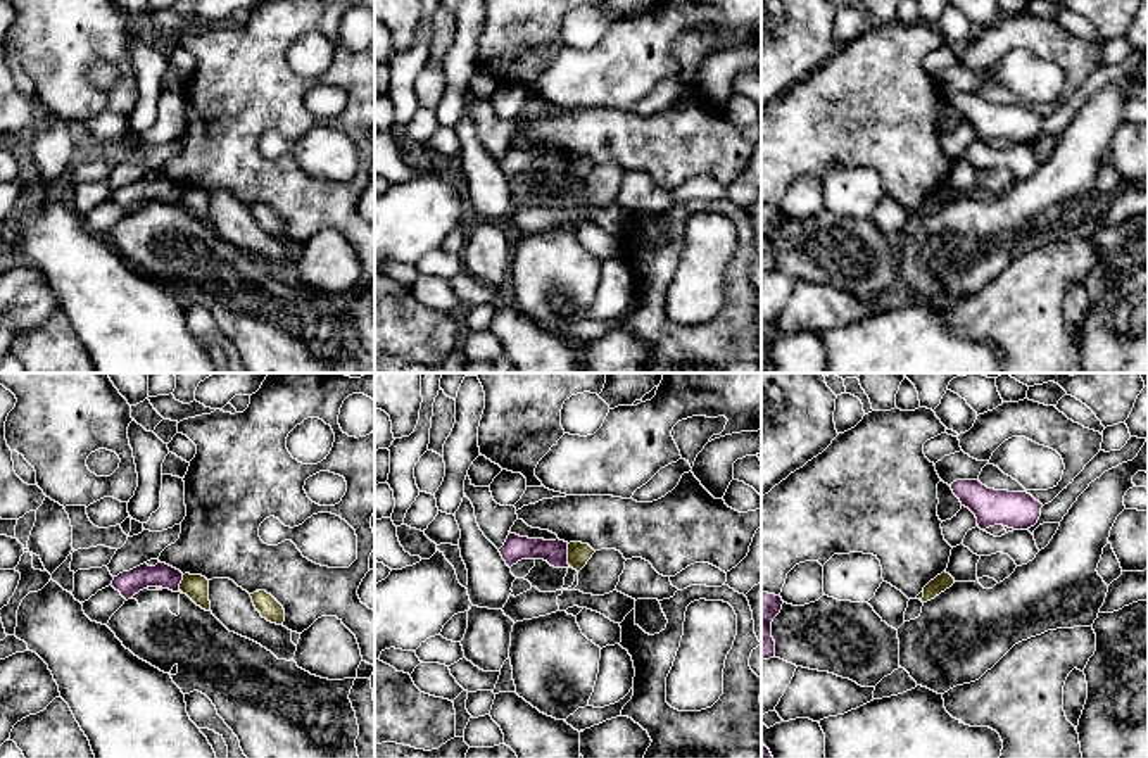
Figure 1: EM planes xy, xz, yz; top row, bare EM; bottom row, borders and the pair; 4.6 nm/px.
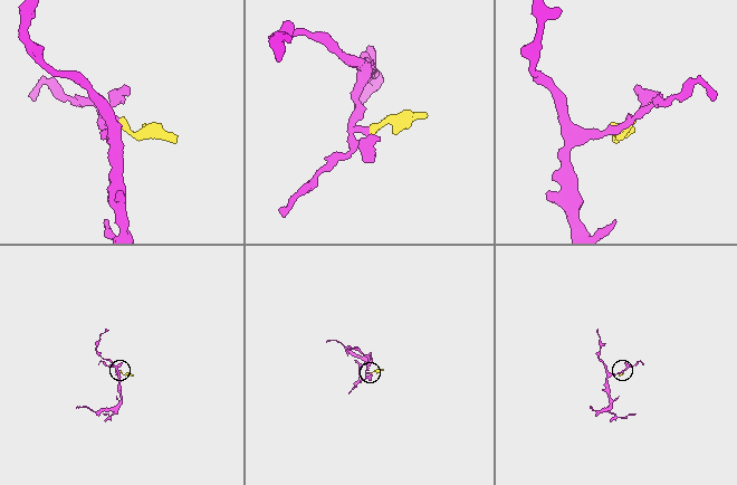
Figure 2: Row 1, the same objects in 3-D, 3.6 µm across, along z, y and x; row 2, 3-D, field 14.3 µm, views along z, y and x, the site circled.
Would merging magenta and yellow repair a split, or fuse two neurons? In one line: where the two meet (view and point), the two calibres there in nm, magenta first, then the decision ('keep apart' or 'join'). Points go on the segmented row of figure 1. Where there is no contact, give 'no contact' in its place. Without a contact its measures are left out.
meets magenta in xz at (567, 555); 120 nm thick on the magenta side, 100 nm on the other; keep apart

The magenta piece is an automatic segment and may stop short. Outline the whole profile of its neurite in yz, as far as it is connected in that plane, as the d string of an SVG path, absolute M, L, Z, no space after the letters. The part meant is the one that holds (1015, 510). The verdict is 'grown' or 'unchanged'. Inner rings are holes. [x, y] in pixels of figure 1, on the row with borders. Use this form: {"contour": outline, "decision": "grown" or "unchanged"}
{"contour": "M956 480L949 487L962 506L975 515L981 530L994 525L1027 530L1041 516L1043 504L1027 492L994 490L979 480Z", "decision": "unchanged"}

